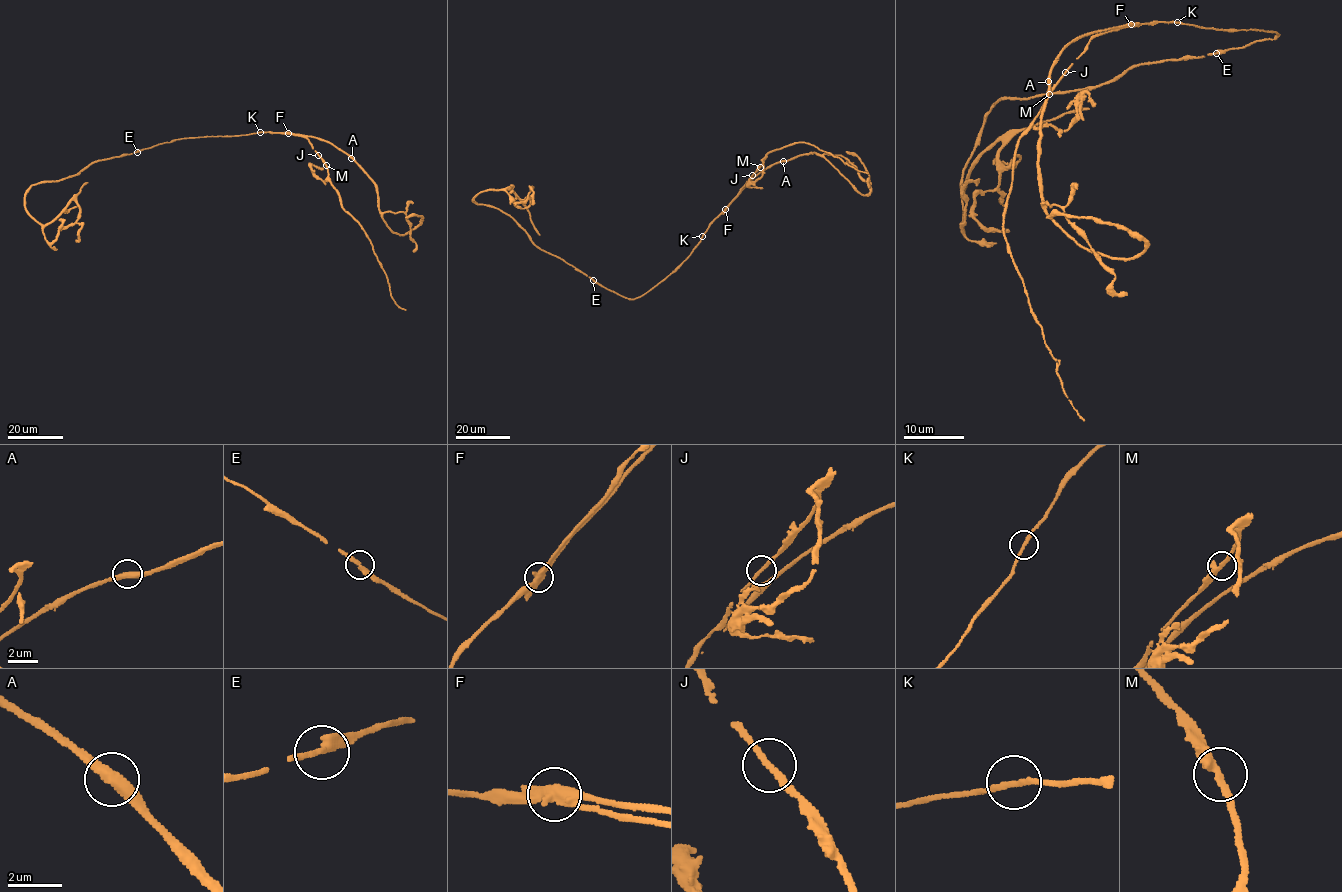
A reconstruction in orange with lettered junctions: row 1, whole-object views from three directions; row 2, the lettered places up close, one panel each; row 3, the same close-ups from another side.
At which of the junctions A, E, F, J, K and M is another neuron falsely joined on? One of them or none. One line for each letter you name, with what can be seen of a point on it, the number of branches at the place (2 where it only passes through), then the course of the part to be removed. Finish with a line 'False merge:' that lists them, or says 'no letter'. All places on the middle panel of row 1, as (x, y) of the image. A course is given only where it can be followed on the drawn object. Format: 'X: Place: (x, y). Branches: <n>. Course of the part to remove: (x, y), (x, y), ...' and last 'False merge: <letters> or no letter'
F: Place: (725, 209). Branches: 2. Course of the part to remove: (725, 210), (759, 173), (809, 153), (824, 158), (858, 191), (868, 195), (868, 171), (856, 155), (846, 151)
False merge: F

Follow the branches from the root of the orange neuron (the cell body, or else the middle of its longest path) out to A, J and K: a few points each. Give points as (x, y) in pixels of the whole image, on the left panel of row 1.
A: (191, 138), (261, 132), (294, 133), (323, 139), (352, 157)
J: (191, 138), (261, 132), (290, 133), (305, 137), (318, 155)
K: (191, 138), (260, 132)

